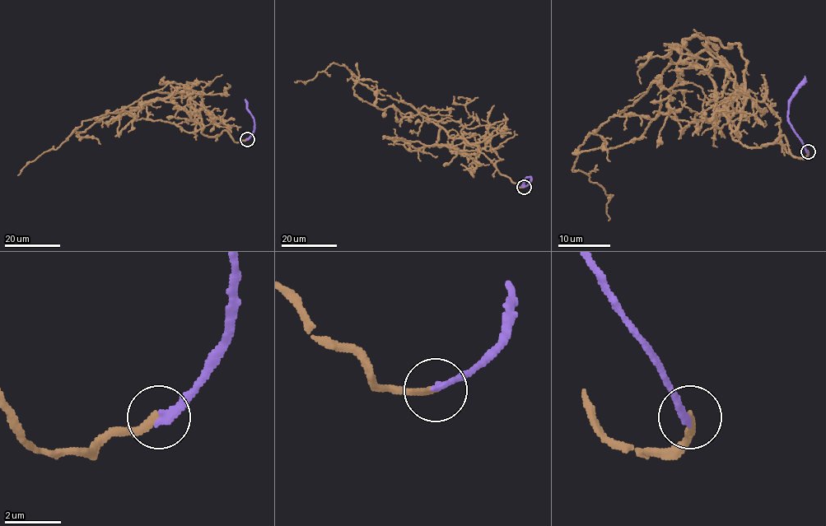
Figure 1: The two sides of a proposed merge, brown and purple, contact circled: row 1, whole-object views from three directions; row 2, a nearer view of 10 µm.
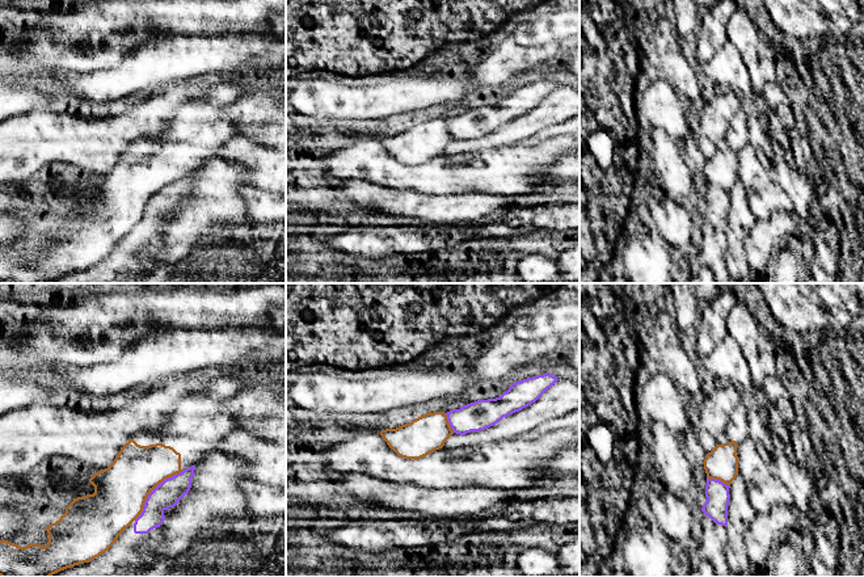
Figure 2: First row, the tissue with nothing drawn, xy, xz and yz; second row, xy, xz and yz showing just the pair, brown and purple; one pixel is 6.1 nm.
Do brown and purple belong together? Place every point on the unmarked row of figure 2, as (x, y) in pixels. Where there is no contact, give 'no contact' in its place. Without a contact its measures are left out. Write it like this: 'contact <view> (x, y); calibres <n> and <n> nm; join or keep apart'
contact xy (152, 196); calibres 320 and 160 nm; keep apart

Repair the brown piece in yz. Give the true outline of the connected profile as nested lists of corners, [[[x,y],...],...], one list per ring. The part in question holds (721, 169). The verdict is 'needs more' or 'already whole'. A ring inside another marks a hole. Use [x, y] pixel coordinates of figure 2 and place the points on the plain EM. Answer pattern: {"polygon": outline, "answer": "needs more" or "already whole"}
{"polygon": [[[742,106],[730,119],[726,135],[716,143],[716,153],[705,161],[704,176],[708,185],[729,191],[738,181],[737,153],[749,144],[749,106]]], "answer": "needs more"}

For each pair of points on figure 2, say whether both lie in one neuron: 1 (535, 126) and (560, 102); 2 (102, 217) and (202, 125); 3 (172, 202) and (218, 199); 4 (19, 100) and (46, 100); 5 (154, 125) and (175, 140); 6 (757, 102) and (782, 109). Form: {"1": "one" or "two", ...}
{"1": "one", "2": "one", "3": "two", "4": "one", "5": "two", "6": "two"}

